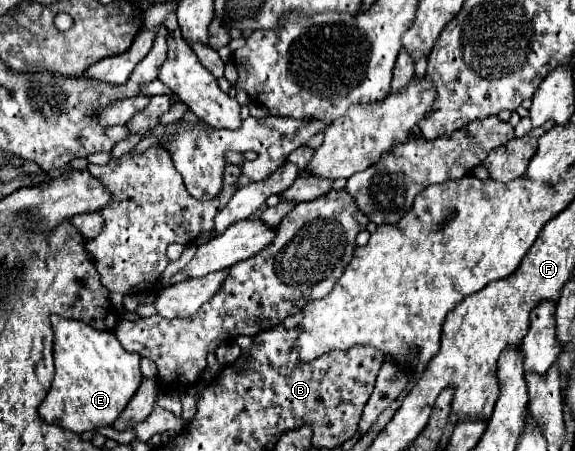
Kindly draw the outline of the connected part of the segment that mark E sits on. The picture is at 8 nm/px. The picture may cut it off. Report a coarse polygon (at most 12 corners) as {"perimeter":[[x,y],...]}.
{"perimeter":[[51,315],[47,423],[113,425],[141,383],[141,357],[113,333]]}

